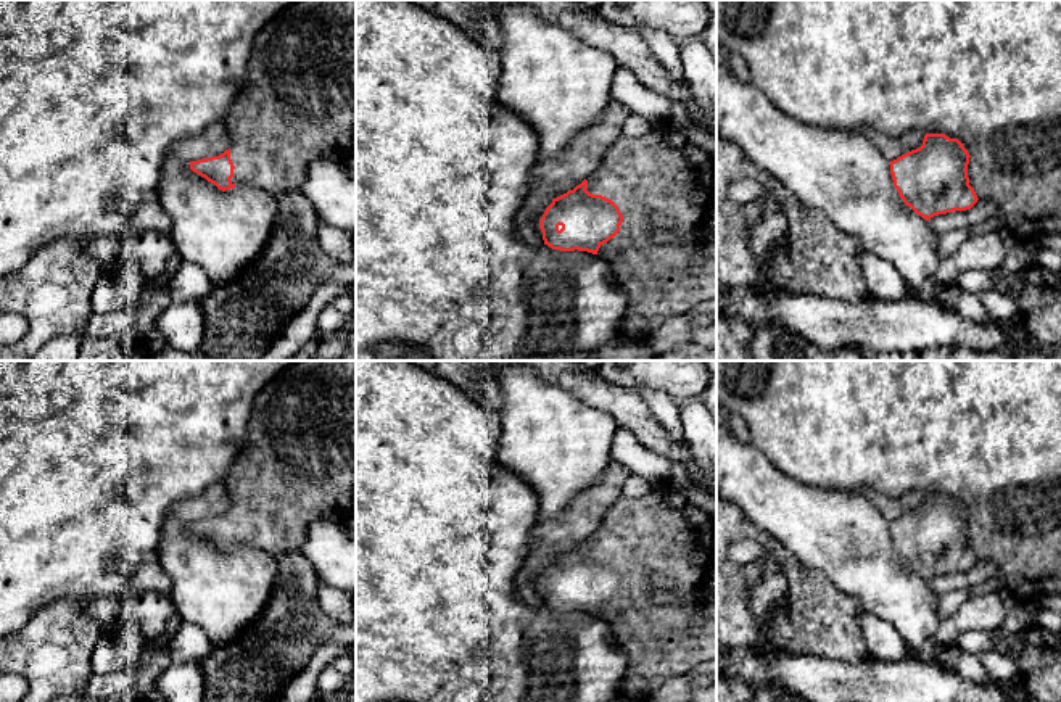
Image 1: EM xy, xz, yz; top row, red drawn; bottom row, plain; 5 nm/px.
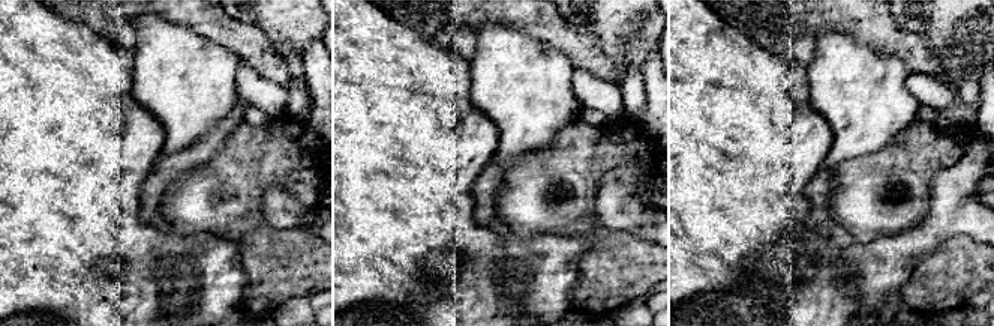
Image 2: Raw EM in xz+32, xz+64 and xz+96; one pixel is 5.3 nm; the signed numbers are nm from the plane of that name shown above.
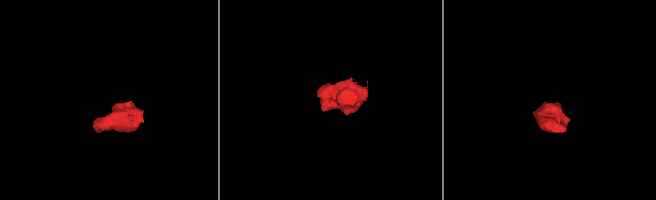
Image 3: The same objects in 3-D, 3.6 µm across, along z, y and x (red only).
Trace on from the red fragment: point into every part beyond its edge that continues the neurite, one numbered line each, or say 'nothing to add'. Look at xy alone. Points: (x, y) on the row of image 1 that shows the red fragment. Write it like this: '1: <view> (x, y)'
1: xy (298, 105)

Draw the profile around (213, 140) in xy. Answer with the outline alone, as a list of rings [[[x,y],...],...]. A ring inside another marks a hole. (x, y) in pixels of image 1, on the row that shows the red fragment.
[[[222,121],[213,122],[201,134],[177,140],[169,148],[171,156],[185,161],[198,161],[219,156],[230,148],[230,137]]]

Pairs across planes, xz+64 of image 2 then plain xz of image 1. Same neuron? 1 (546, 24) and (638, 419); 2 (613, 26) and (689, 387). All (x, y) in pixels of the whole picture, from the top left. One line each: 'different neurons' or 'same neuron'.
1: same neuron
2: same neuron

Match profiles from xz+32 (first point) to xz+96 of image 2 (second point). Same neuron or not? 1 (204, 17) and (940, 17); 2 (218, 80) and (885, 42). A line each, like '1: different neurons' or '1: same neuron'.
1: different neurons
2: different neurons

